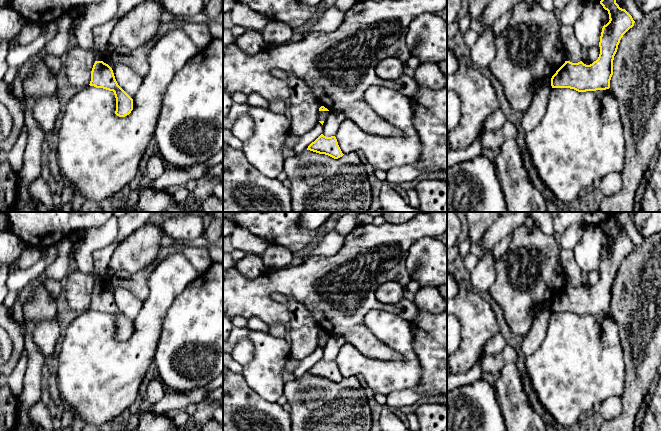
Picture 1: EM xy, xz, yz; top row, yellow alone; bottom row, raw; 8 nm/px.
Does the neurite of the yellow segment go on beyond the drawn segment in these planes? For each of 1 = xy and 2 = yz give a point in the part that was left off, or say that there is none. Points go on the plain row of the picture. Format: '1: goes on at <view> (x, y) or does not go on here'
1: does not go on here
2: does not go on here

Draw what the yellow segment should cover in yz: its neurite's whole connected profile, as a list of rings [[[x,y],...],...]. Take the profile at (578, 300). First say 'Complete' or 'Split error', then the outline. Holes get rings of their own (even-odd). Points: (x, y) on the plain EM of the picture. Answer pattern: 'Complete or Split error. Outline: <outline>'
Complete. Outline: [[[616,220],[603,222],[600,228],[609,238],[609,246],[603,250],[600,260],[600,278],[590,289],[582,285],[565,287],[551,302],[552,312],[570,312],[578,316],[606,314],[610,312],[613,284],[623,259],[634,250],[632,240],[619,231]]]

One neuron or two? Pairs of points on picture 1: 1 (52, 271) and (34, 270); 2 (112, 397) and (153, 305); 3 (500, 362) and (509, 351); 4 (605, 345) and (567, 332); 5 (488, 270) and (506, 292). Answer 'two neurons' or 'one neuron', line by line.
1: two neurons
2: one neuron
3: one neuron
4: one neuron
5: two neurons

